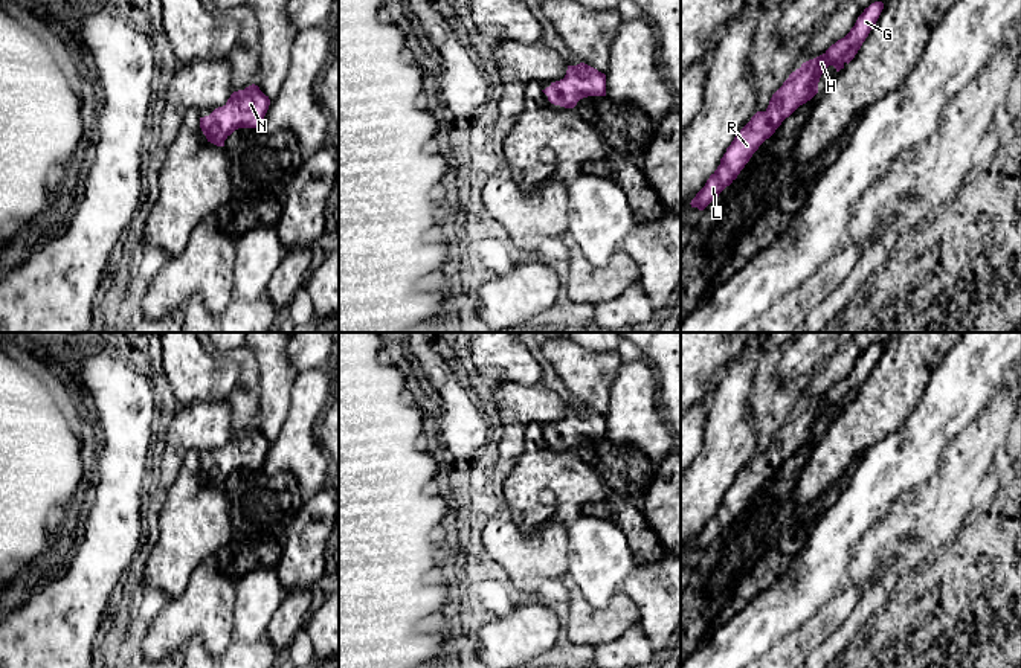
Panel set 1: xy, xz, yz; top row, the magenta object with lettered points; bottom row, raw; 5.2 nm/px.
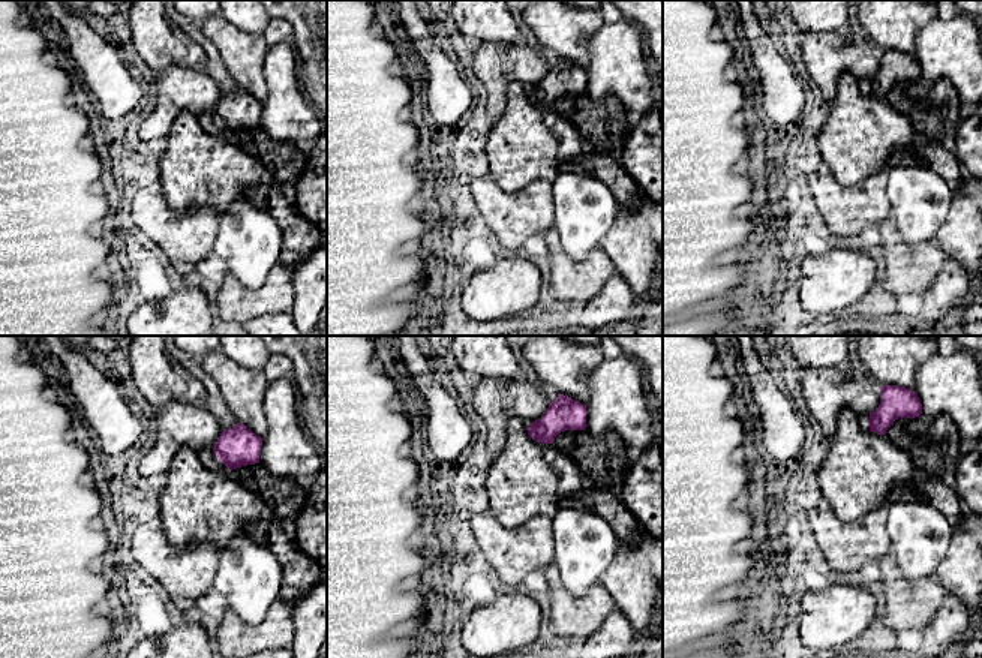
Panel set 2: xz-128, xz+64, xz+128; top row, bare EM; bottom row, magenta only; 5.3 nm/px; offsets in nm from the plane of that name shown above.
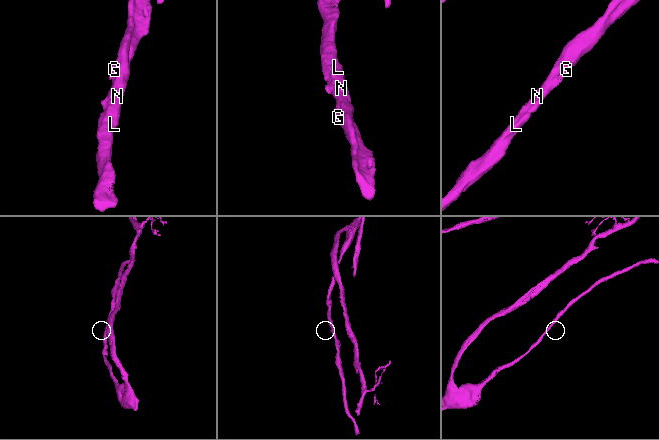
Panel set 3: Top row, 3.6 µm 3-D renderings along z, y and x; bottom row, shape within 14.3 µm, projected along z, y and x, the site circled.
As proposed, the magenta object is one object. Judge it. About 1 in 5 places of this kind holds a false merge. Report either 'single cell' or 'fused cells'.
single cell

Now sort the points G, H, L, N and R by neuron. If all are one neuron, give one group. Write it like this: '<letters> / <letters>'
G H L N R

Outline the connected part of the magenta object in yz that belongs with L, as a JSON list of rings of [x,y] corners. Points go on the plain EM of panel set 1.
[[[882,343],[871,345],[844,380],[832,386],[823,397],[803,404],[800,410],[789,416],[772,436],[768,450],[757,453],[734,479],[717,511],[691,541],[691,549],[704,552],[737,520],[752,496],[775,474],[781,464],[818,435],[820,419],[829,407],[839,413],[845,404],[849,406],[855,400],[882,351]]]

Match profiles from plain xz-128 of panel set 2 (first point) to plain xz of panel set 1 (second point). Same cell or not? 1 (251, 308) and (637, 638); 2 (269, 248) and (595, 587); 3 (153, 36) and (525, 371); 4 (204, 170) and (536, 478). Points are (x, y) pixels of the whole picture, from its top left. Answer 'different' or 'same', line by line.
1: different
2: same
3: same
4: same

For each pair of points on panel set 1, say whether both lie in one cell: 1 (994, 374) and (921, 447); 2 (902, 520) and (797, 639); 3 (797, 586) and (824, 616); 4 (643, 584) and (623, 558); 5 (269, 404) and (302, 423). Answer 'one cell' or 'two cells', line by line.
1: one cell
2: two cells
3: two cells
4: two cells
5: two cells

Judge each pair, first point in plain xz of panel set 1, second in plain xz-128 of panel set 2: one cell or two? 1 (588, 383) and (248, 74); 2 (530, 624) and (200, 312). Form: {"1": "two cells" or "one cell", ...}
{"1": "one cell", "2": "one cell"}

